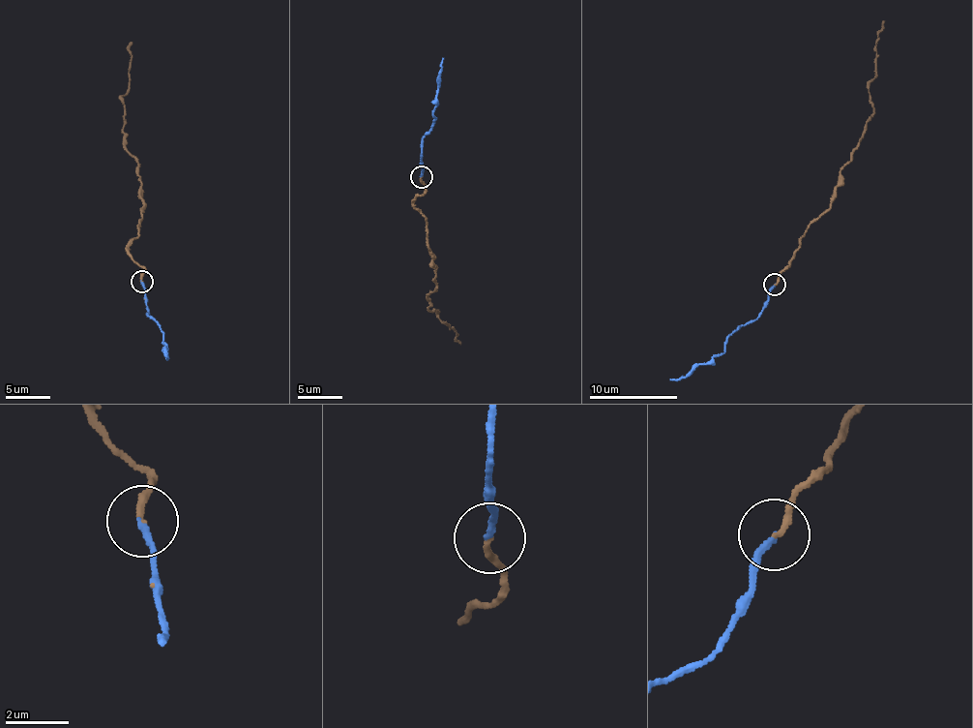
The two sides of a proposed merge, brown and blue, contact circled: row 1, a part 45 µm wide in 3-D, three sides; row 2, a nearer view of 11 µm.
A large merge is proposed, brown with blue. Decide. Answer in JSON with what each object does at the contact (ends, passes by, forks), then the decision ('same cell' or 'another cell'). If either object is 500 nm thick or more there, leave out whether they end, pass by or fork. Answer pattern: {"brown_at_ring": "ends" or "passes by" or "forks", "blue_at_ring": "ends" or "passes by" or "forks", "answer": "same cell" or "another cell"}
{"brown_at_ring": "ends", "blue_at_ring": "ends", "answer": "same cell"}

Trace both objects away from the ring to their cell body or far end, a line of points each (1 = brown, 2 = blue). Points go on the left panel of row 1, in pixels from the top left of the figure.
1: (141, 281), (143, 270), (129, 251), (141, 217), (142, 181), (139, 165), (127, 148), (122, 134), (132, 42)
2: (141, 281), (145, 313), (160, 326), (167, 355)

